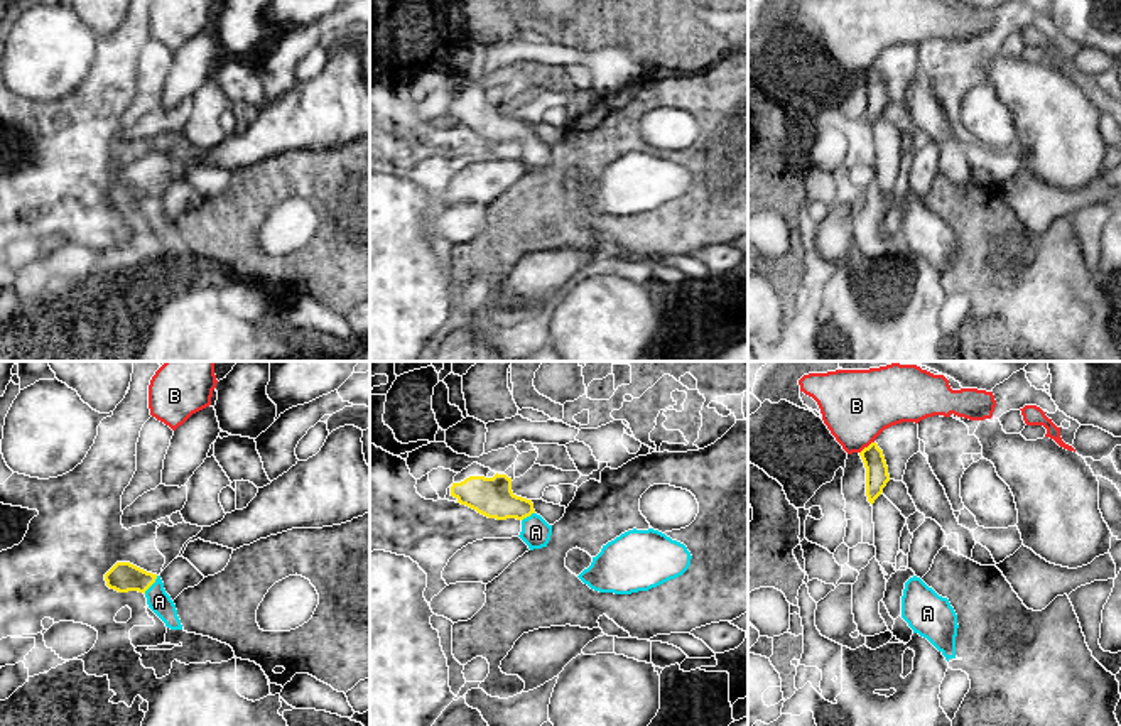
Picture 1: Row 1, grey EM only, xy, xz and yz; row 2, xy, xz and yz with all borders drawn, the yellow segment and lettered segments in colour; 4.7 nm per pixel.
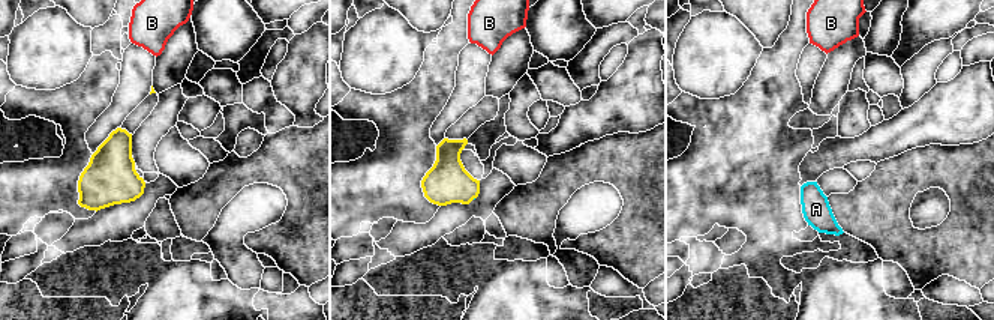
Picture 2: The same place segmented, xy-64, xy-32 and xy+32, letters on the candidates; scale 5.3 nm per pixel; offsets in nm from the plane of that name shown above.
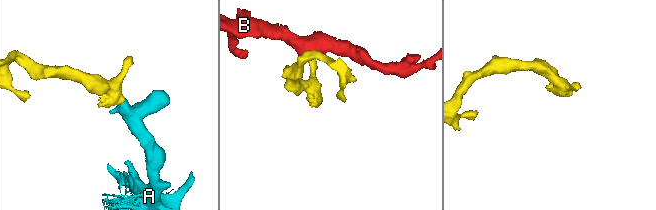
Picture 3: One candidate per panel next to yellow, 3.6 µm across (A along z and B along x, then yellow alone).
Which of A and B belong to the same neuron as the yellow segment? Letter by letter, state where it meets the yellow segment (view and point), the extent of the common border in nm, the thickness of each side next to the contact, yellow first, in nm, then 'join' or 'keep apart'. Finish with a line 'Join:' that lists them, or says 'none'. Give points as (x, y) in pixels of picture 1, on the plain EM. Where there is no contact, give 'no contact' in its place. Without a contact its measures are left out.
A: meets yellow in xy at (152, 205); contact 110 nm long; 140 nm thick on the yellow side, 110 nm on the other; join
B: meets yellow in yz at (868, 68); contact 90 nm long; 110 nm thick on the yellow side, 320 nm on the other; keep apart
Join: A

